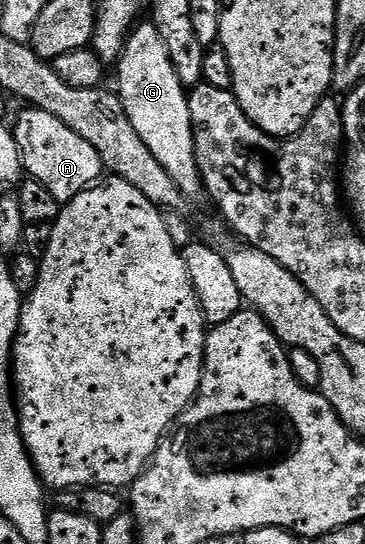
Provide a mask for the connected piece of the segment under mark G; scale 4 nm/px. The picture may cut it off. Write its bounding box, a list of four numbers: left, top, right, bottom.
[117,22,204,200]

